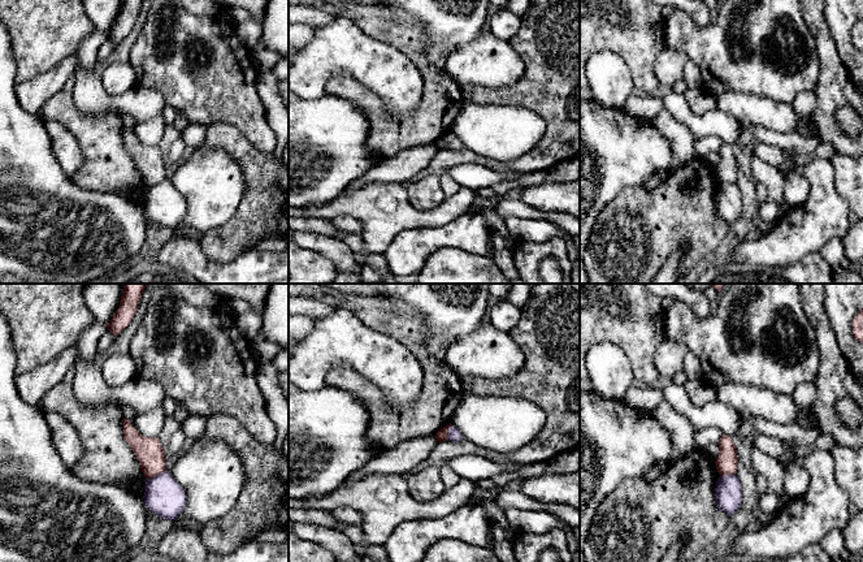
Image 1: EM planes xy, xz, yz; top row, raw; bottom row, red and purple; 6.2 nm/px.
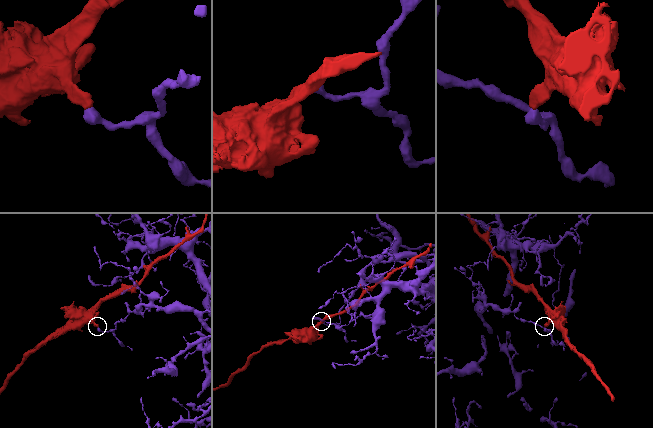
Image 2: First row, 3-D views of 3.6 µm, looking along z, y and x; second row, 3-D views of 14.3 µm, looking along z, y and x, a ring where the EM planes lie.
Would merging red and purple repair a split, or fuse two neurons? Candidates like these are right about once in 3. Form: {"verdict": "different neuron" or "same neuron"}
{"verdict": "different neuron"}

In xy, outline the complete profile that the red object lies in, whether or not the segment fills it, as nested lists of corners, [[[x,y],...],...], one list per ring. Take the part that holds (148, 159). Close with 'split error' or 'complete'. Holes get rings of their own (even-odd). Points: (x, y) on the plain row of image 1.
[[[123,126],[123,144],[140,172],[146,187],[152,187],[166,180],[165,160],[157,146],[146,146],[138,140],[130,129]]] | complete

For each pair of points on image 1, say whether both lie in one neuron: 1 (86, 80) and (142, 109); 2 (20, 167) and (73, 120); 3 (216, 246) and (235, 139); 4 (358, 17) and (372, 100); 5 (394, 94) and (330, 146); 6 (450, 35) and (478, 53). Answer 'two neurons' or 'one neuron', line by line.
1: one neuron
2: two neurons
3: one neuron
4: one neuron
5: two neurons
6: two neurons

